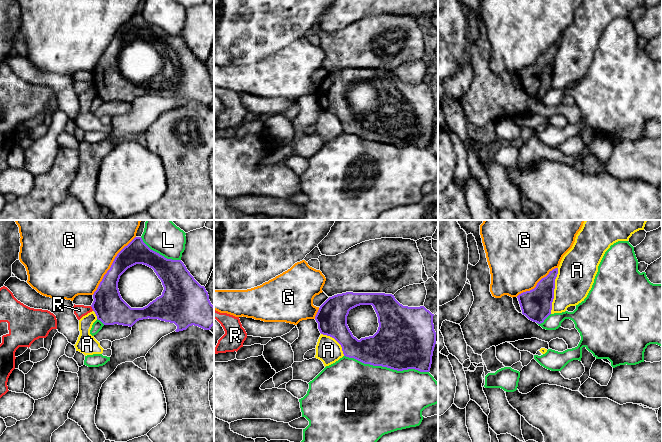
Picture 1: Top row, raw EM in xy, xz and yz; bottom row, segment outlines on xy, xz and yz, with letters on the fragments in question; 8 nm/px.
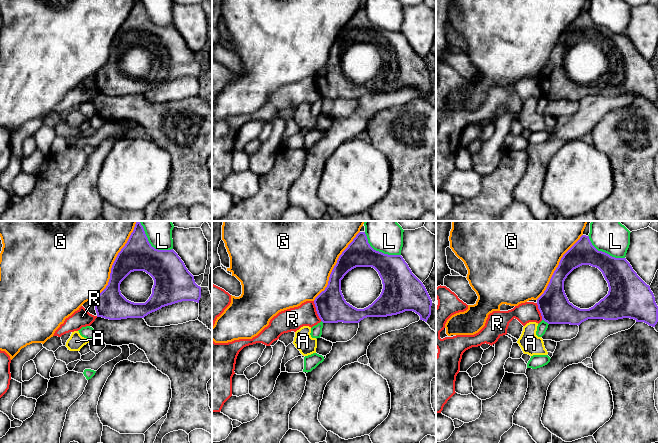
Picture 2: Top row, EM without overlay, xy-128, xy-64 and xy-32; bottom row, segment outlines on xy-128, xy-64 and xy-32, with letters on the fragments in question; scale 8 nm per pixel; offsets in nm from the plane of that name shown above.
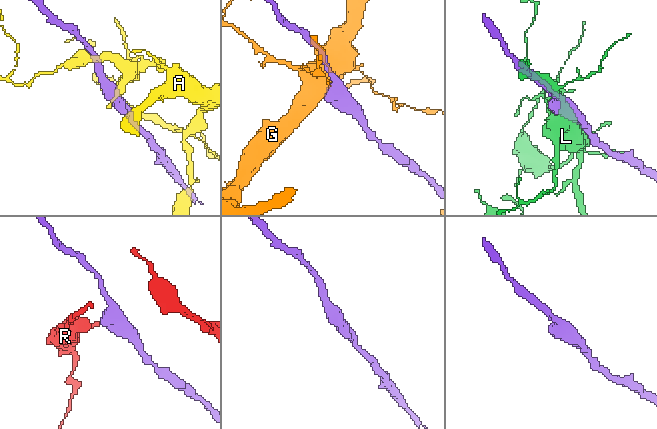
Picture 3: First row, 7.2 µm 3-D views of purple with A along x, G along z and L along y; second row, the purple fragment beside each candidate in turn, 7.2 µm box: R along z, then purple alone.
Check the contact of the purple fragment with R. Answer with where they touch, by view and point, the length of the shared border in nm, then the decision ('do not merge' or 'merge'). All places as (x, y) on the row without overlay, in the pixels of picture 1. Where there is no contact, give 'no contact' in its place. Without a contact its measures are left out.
contact xy (92, 84); length 50 nm; do not merge

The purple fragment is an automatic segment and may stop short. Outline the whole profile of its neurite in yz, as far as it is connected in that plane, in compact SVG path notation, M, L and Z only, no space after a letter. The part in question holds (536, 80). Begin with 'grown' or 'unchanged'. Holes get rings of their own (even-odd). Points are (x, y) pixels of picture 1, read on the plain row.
unchanged; M555 44L534 65L517 72L522 90L529 96L541 100L551 90L557 50L558 44Z

